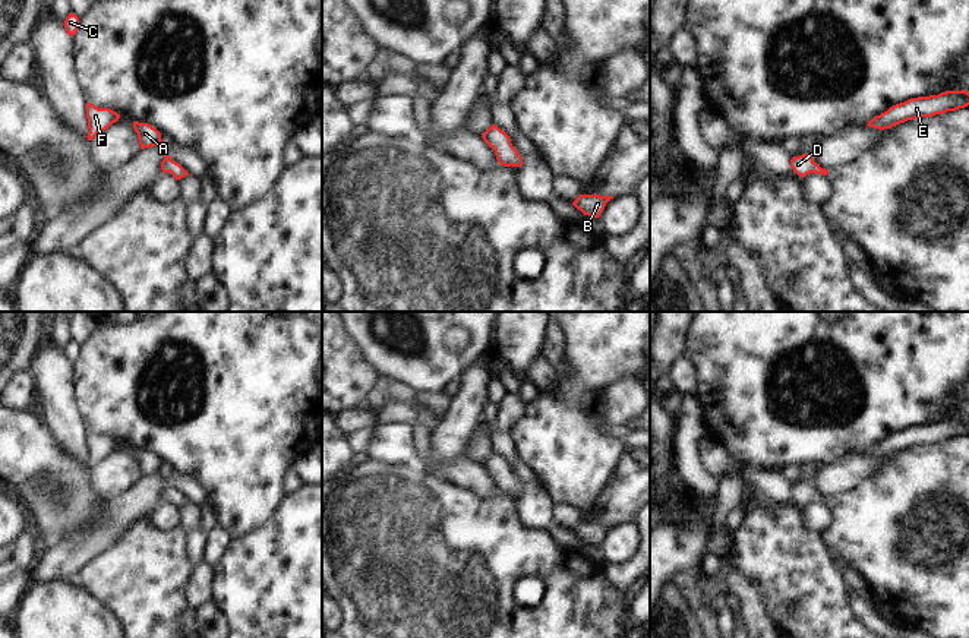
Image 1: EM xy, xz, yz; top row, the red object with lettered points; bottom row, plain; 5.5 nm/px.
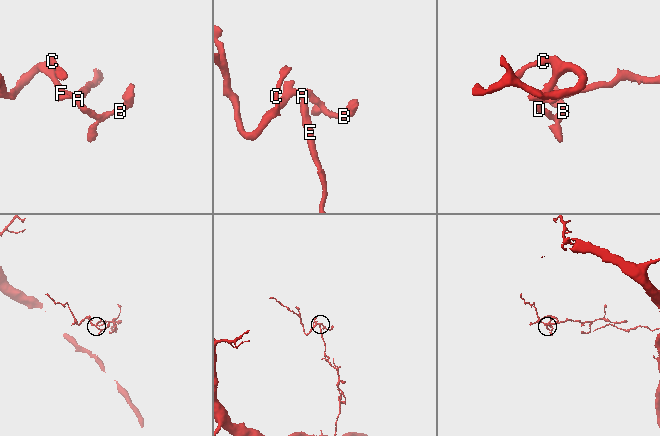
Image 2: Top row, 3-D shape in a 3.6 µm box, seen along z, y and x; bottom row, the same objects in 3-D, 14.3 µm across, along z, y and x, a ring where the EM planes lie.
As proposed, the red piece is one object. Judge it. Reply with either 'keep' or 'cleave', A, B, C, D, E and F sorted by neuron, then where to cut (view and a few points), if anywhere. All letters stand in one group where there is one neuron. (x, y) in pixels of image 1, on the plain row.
keep; groups A B C D E F; cut none

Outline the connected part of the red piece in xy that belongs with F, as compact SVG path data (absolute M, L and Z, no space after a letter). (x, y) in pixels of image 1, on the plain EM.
M86 430L86 446L88 446L88 468L92 468L97 462L108 457L113 451L120 446L120 442L110 436L98 436L94 432Z

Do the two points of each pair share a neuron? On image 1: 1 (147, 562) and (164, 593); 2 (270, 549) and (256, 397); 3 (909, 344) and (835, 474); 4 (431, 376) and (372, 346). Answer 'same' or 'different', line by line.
1: same
2: different
3: different
4: same

